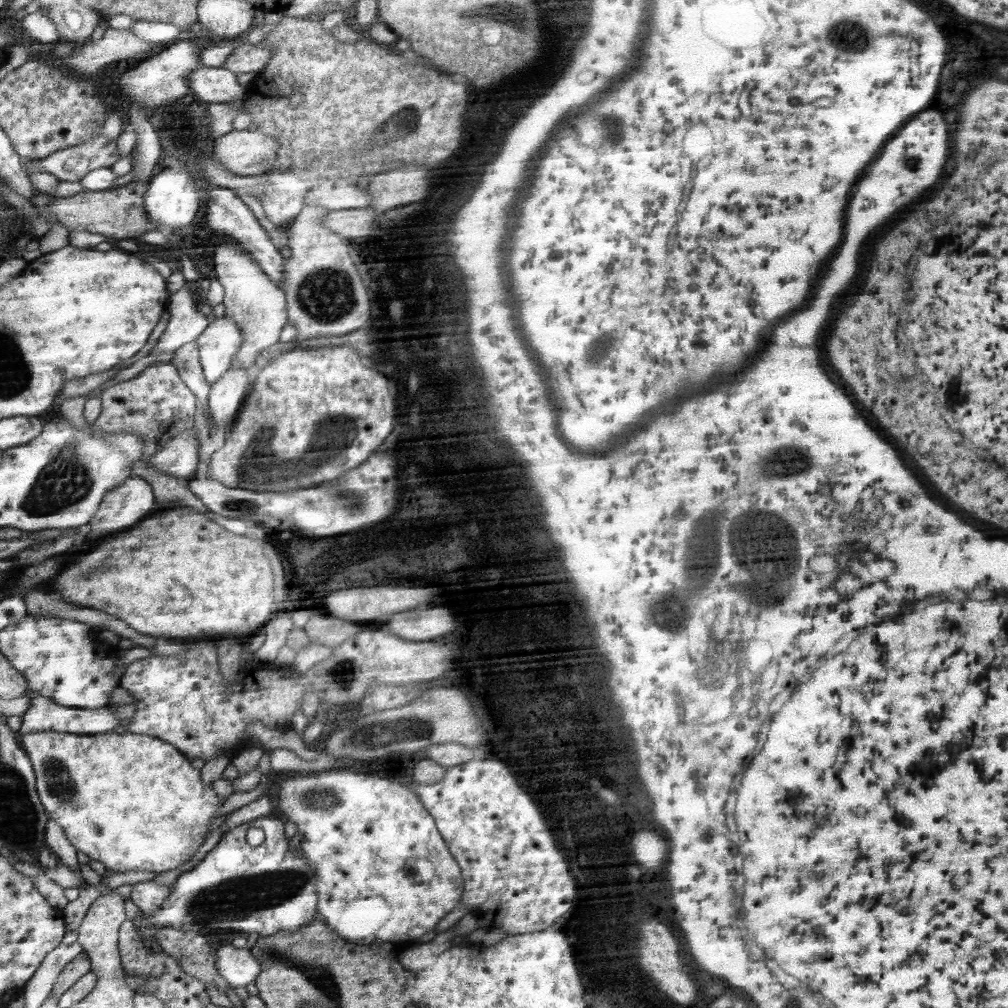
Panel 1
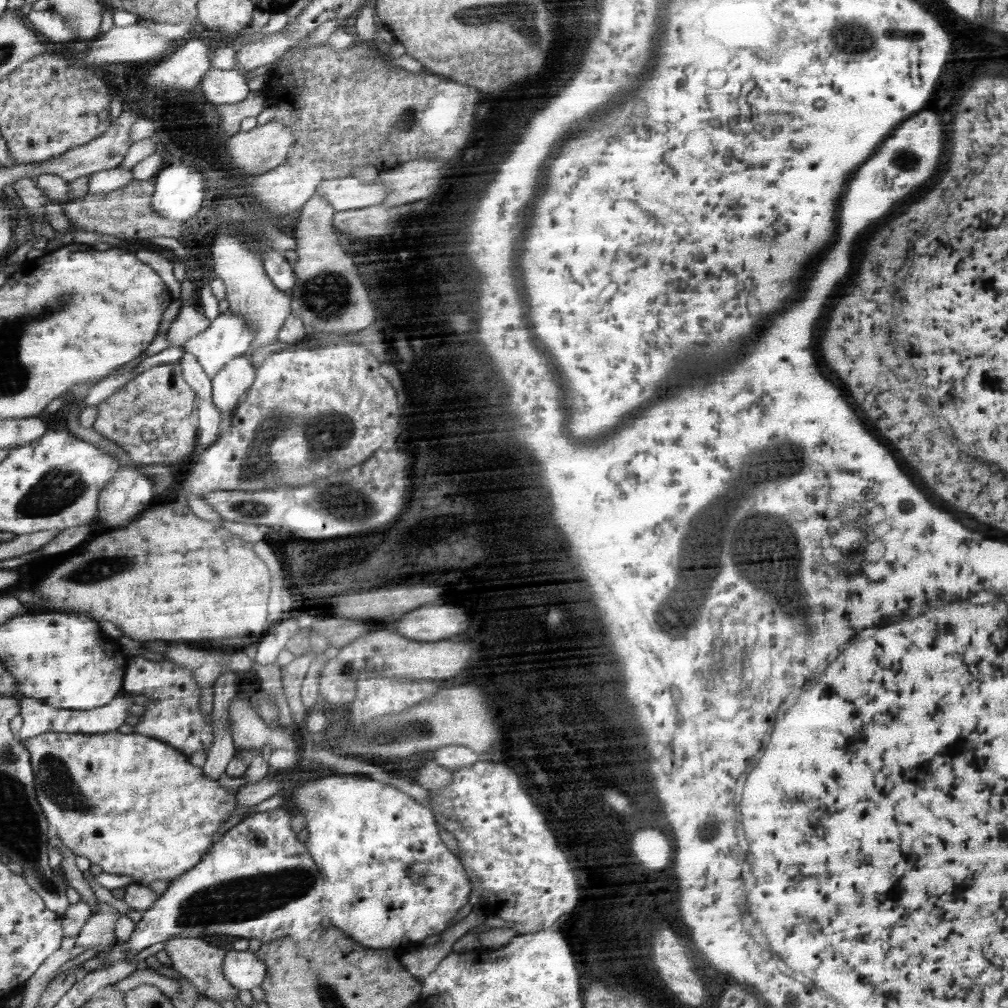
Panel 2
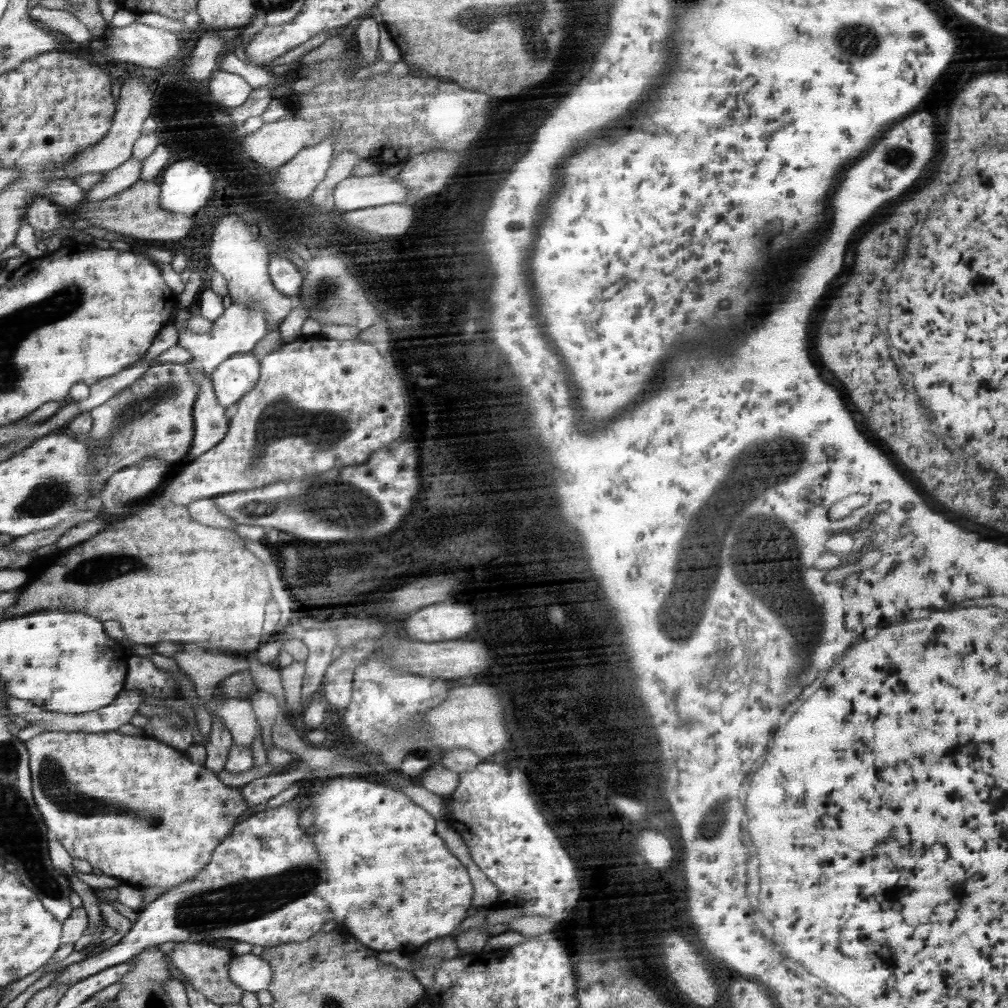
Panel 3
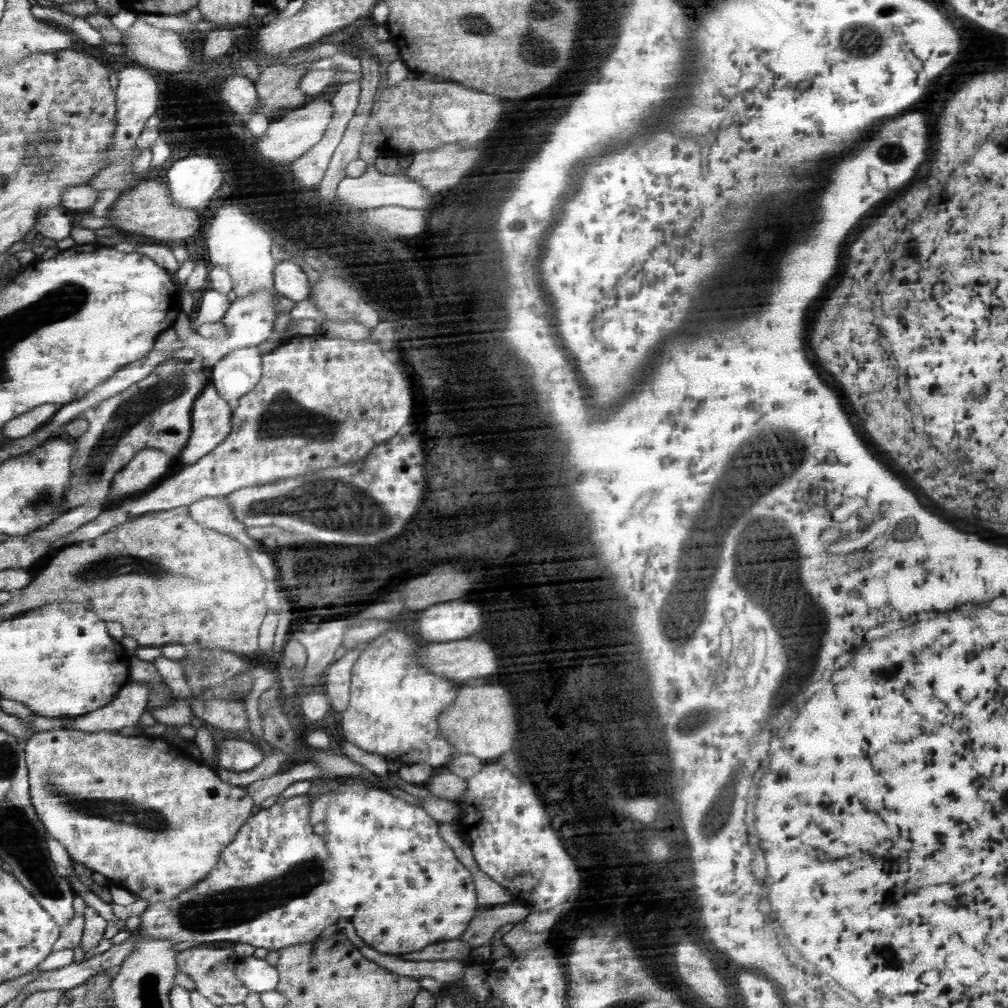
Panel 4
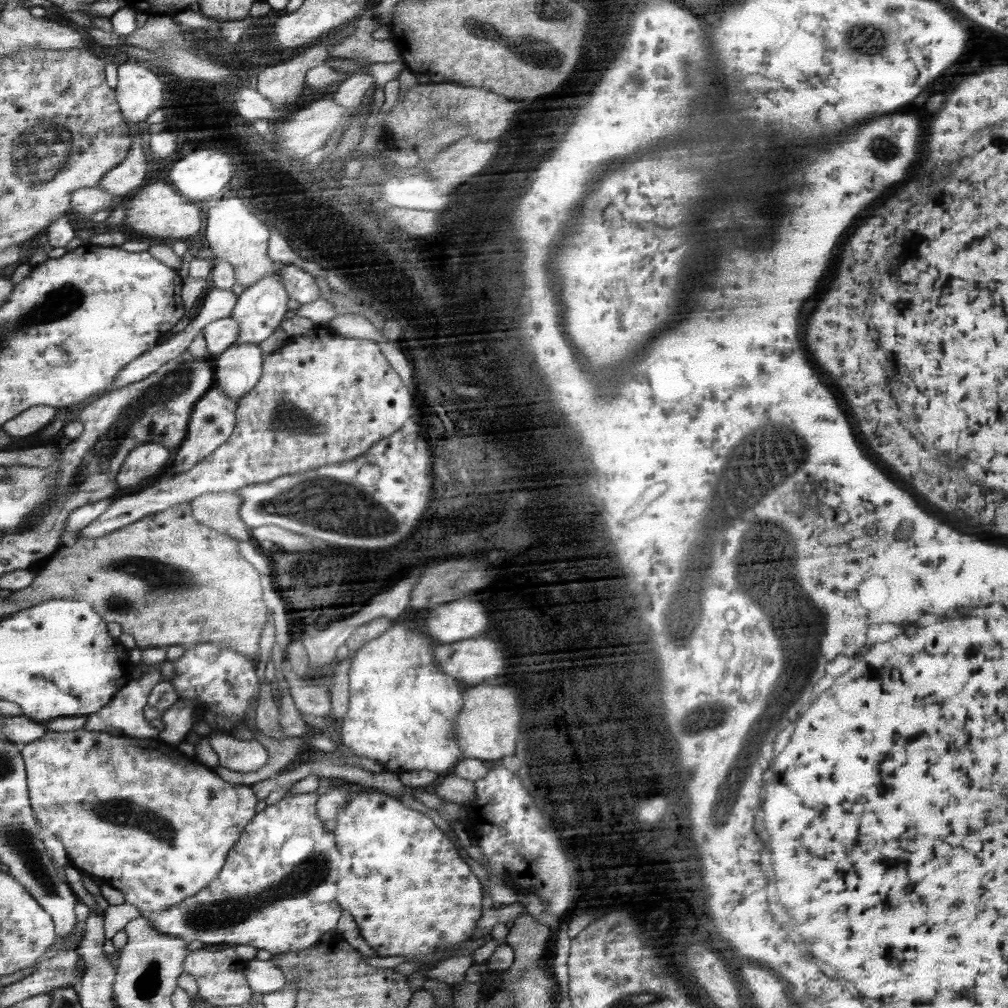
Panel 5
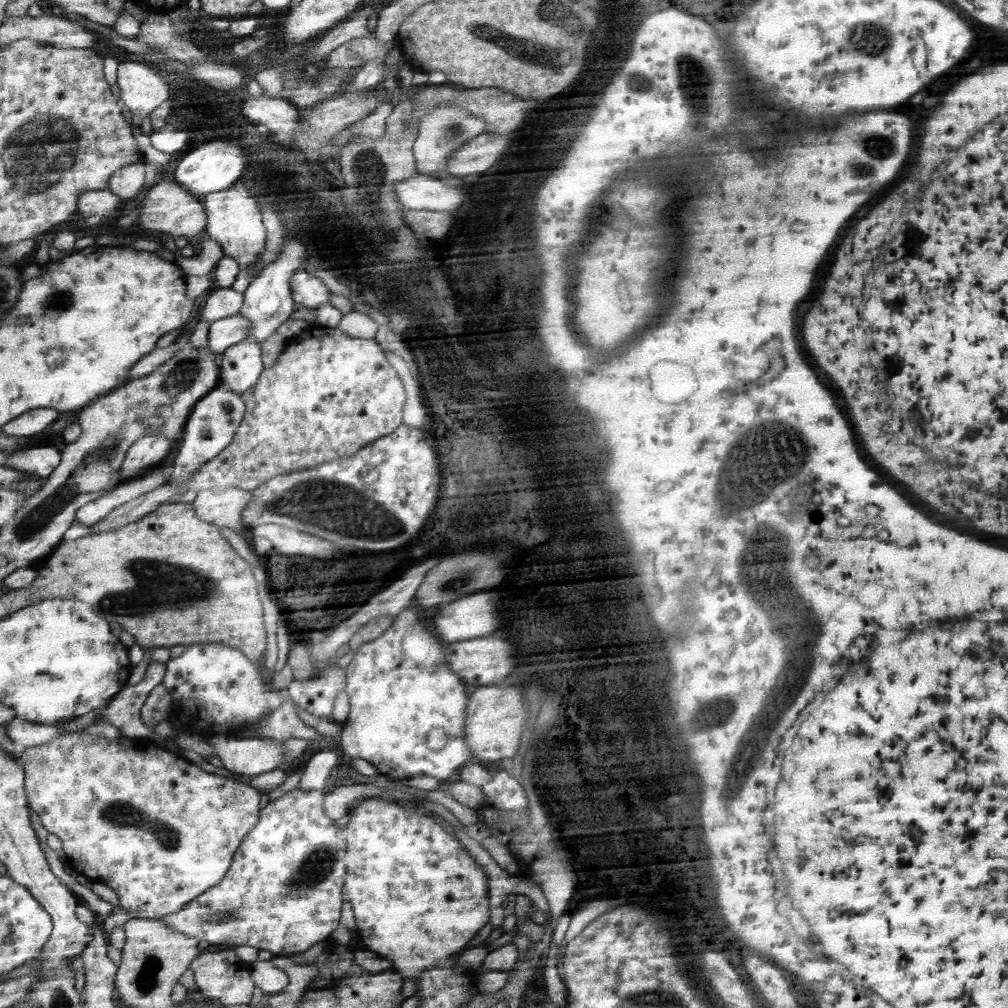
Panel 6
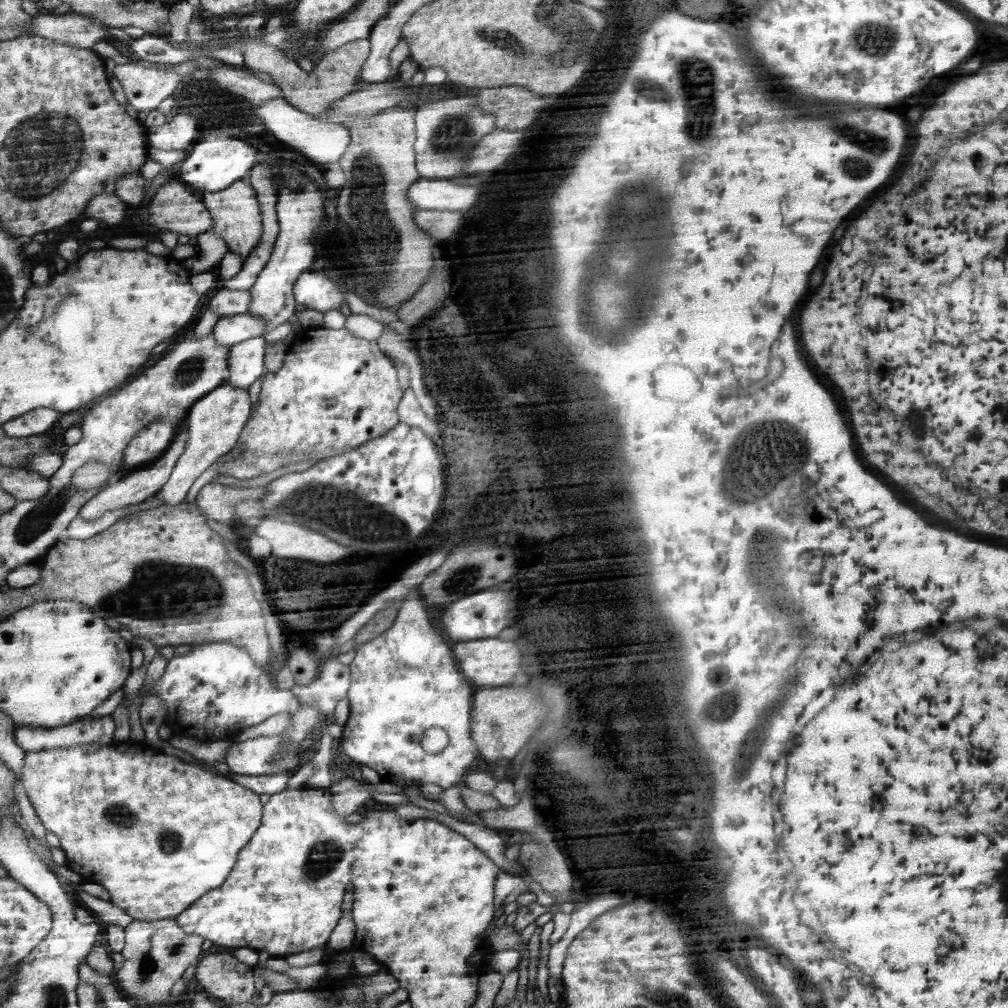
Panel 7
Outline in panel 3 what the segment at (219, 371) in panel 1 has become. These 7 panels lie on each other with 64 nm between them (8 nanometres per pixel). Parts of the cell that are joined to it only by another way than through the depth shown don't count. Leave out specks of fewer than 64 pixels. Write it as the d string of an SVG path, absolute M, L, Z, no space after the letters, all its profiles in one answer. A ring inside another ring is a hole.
M231 304L221 311L221 314L212 322L212 325L213 328L209 332L205 332L205 334L194 334L185 331L185 329L181 333L177 333L177 344L201 364L201 370L208 376L221 362L227 360L230 356L249 352L254 344L267 333L264 332L264 314L260 306L248 308L248 306L244 305Z

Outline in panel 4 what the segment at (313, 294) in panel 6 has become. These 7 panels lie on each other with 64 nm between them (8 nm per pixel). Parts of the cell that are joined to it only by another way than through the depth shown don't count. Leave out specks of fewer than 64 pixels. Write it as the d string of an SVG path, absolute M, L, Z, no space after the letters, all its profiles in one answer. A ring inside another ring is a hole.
M295 260L276 261L272 275L274 292L293 300L294 303L308 298L310 285Z

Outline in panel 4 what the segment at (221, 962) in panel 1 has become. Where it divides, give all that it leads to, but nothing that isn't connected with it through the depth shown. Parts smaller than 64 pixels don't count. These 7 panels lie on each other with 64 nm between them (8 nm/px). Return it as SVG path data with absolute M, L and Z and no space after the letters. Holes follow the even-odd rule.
M255 956L239 958L235 968L236 976L248 992L267 992L274 990L278 981L278 972L265 959Z

